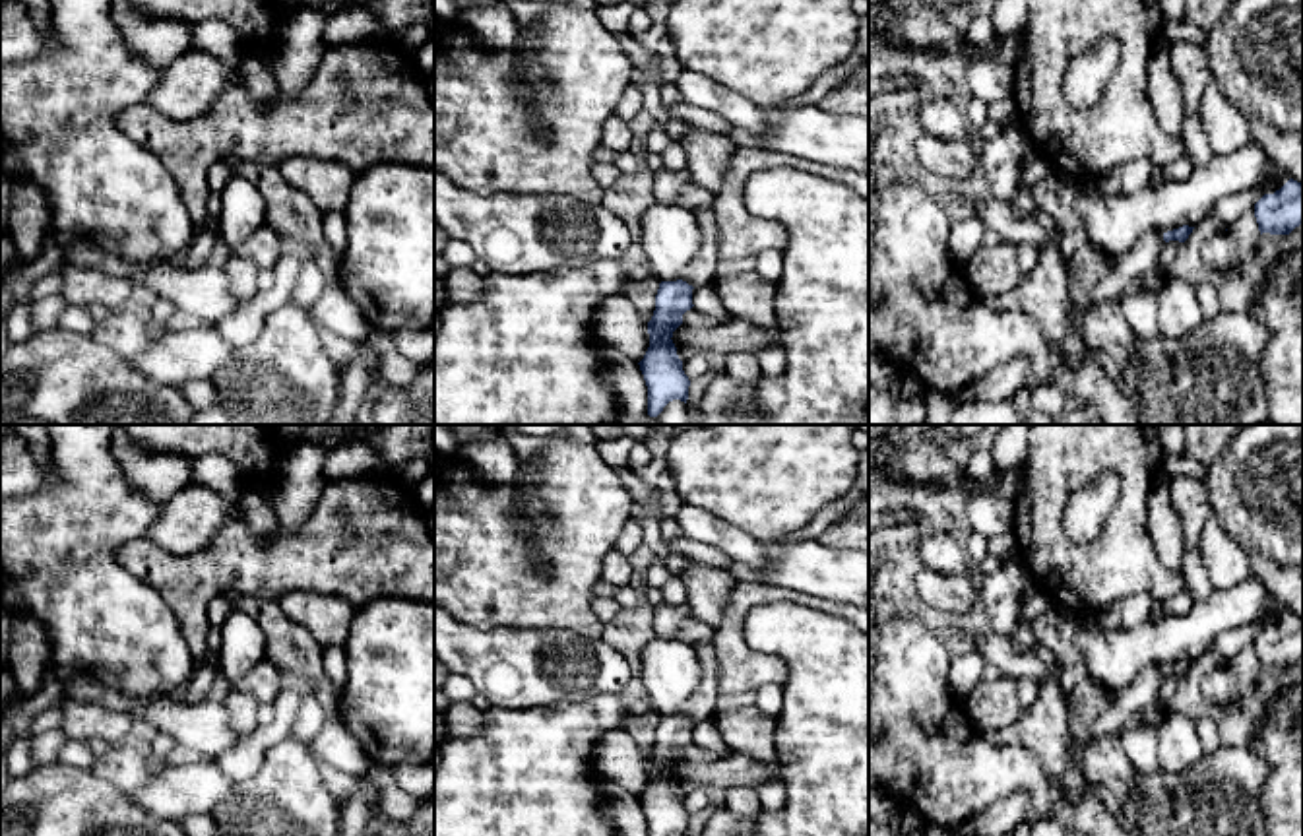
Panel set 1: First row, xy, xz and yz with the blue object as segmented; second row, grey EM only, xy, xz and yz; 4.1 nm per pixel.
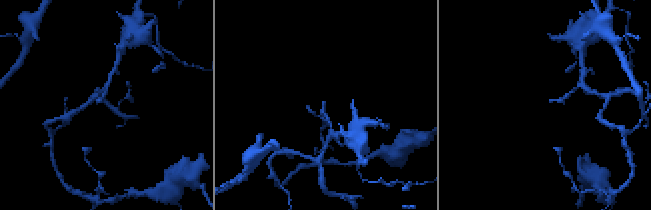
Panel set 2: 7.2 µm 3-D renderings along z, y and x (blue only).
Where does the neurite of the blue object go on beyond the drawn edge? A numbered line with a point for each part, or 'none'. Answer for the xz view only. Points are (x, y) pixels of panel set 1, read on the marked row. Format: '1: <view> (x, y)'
1: xz (704, 266)

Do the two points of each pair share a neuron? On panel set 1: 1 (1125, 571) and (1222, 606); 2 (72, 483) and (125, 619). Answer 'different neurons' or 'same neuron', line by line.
1: different neurons
2: same neuron

